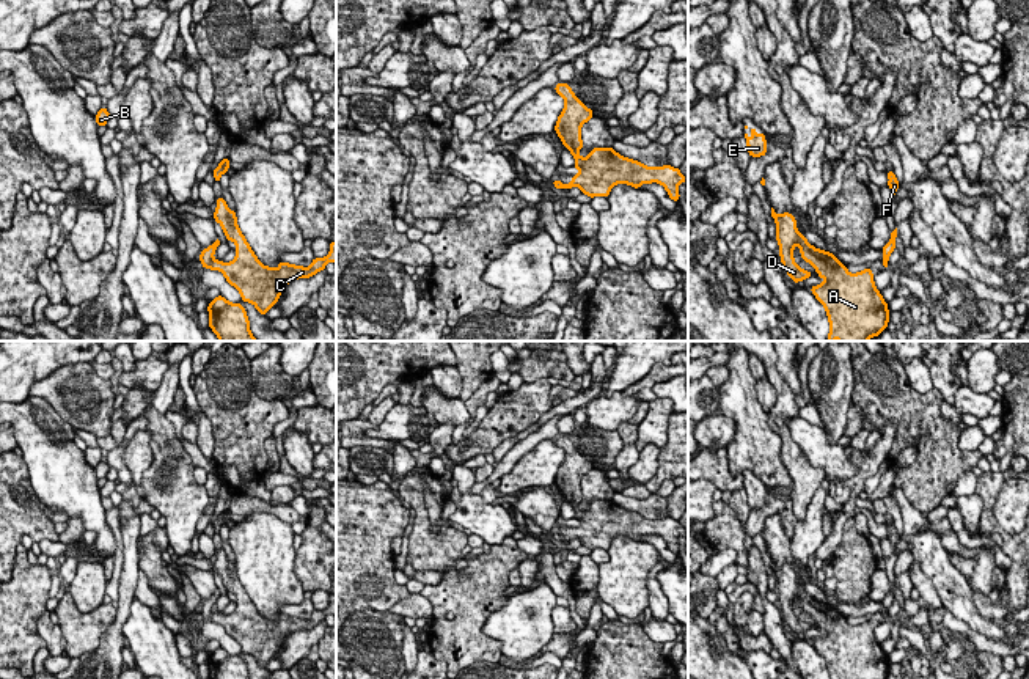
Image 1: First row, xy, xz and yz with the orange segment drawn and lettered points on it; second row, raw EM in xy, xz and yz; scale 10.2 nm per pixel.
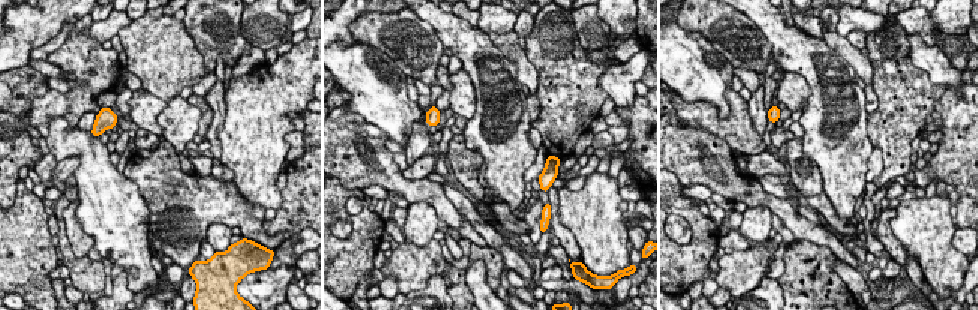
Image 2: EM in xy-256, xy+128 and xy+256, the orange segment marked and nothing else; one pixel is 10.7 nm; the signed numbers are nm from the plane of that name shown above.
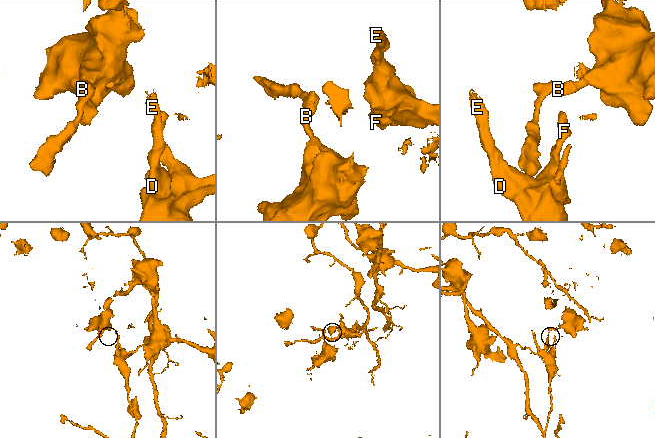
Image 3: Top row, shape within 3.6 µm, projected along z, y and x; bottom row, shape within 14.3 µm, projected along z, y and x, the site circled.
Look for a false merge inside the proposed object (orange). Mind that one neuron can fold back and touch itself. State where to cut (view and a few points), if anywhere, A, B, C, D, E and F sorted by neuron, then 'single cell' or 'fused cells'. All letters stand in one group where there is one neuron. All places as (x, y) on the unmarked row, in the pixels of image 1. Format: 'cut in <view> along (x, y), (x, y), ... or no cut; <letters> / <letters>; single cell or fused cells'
cut in xy along (212, 610), (209, 620); A C D E F / B; fused cells

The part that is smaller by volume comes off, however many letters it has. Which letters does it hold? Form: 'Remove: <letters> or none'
Remove: A, C, D, E, F

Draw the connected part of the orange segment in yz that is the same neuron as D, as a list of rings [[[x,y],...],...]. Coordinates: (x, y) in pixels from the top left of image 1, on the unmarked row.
[[[770,563],[776,574],[776,593],[784,622],[796,637],[812,629],[811,624],[796,618],[793,599],[798,597],[801,610],[807,613],[825,633],[809,640],[825,659],[829,679],[888,679],[888,655],[875,640],[872,621],[850,626],[833,605],[812,599],[804,586],[796,582],[792,566],[778,567]]]

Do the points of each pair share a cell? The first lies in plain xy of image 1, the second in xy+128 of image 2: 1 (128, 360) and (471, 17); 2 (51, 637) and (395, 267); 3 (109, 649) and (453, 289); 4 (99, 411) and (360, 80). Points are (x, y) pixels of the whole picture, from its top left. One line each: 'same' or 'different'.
1: same
2: different
3: different
4: different

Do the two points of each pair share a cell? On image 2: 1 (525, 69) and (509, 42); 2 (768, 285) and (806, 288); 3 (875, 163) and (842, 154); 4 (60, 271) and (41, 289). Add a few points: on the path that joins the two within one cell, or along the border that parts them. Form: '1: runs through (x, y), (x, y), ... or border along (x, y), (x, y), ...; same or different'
1: runs through (522, 63), (509, 48); same
2: border along (776, 280), (783, 294); different
3: border along (873, 147), (869, 156), (866, 180); different
4: border along (59, 265), (50, 273), (51, 280); different

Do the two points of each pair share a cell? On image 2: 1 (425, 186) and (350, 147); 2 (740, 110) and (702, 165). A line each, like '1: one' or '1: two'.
1: one
2: two

